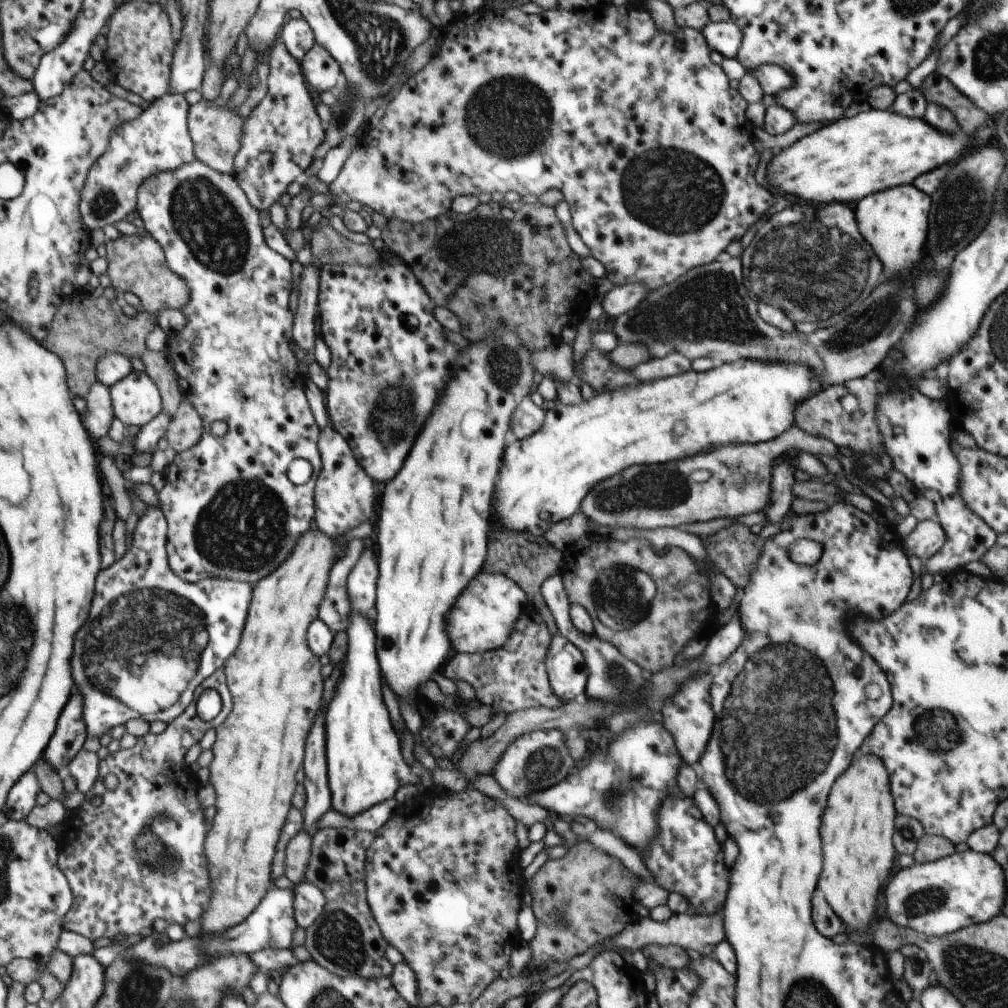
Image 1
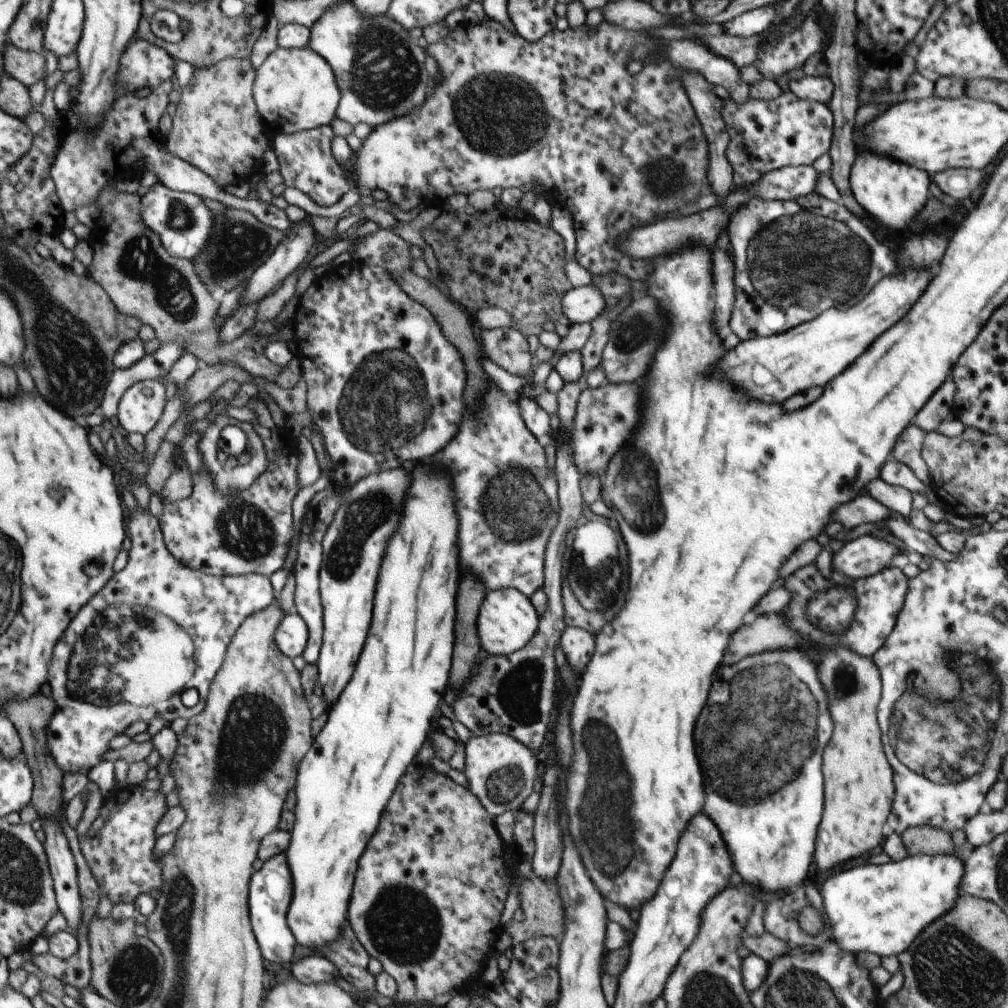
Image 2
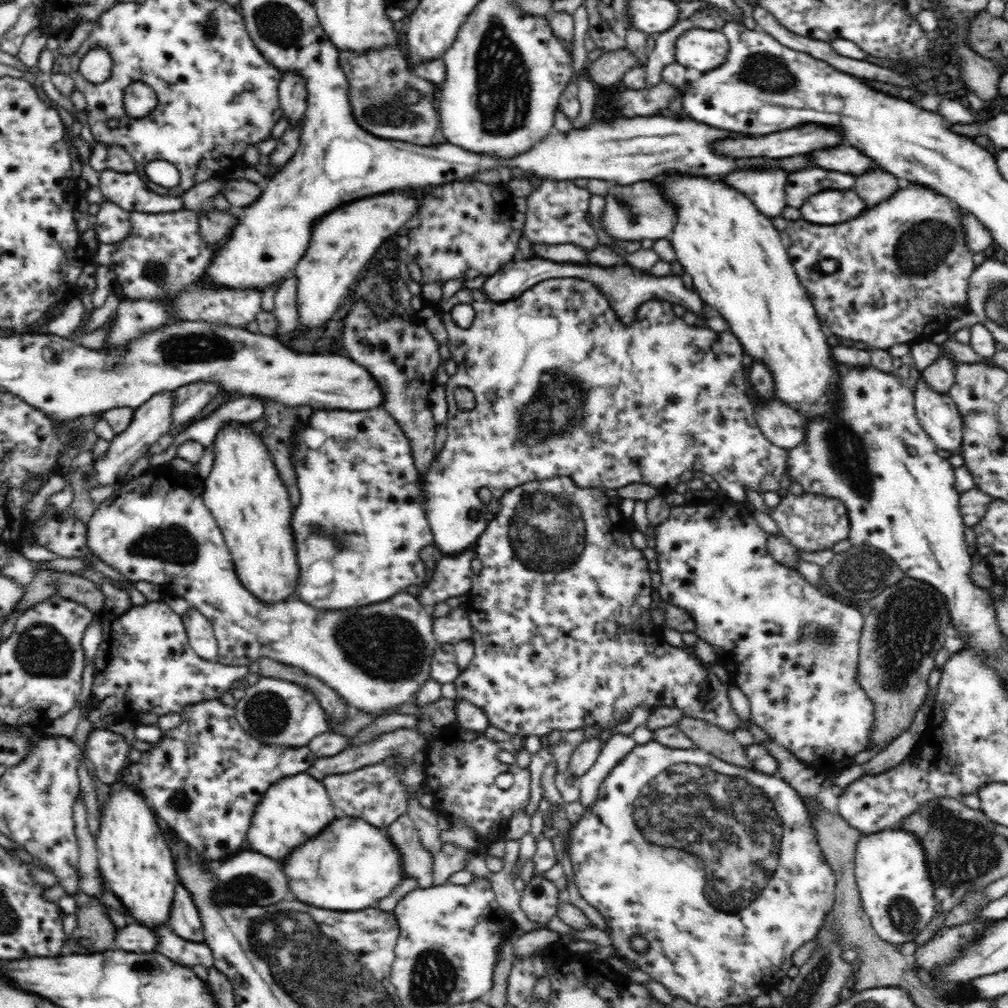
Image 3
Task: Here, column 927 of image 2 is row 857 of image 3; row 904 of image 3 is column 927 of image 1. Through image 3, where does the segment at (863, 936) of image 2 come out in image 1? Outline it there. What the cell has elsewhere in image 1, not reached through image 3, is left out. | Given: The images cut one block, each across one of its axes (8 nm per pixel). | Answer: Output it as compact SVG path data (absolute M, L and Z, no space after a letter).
M969 848L932 862L902 867L886 888L886 912L888 918L900 927L941 937L966 930L970 925L987 923L1002 914L1006 892L1002 865L992 855Z

